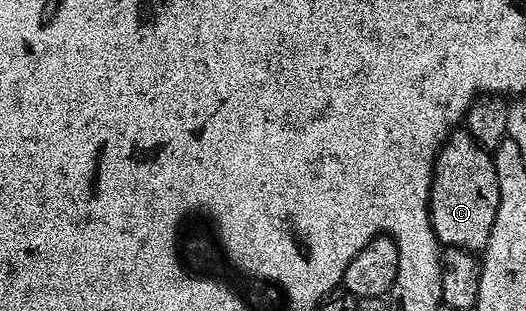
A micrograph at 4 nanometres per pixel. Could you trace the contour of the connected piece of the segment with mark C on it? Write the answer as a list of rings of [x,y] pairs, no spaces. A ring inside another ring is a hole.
[[[467,130],[453,131],[437,153],[432,170],[432,196],[428,199],[428,216],[436,234],[436,242],[445,248],[457,247],[460,251],[469,253],[483,252],[484,246],[490,241],[490,229],[494,229],[494,217],[498,217],[499,192],[496,164],[489,152],[479,147]]]

